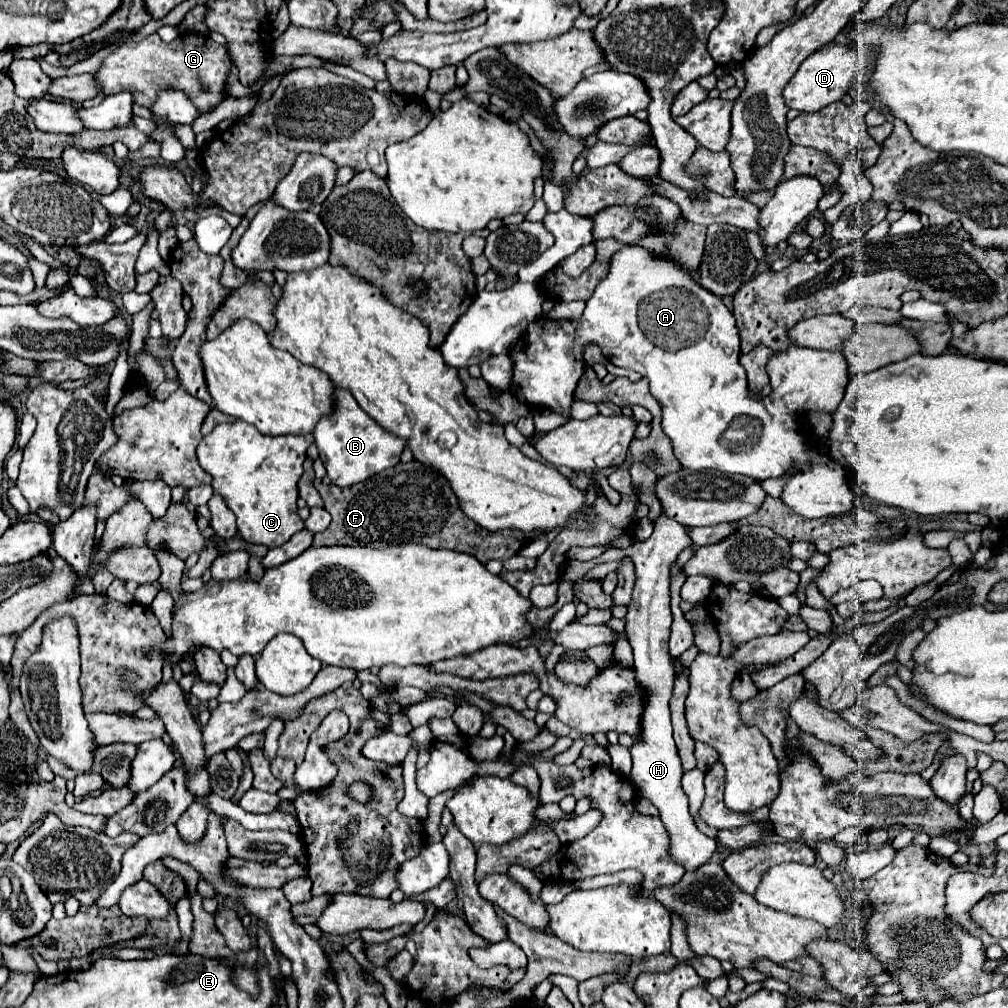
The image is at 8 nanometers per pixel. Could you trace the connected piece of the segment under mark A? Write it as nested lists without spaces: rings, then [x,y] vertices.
[[[624,246],[614,254],[610,274],[596,286],[580,320],[544,320],[542,326],[540,320],[536,320],[528,326],[526,334],[516,342],[516,350],[512,346],[508,352],[514,372],[510,386],[512,394],[522,402],[552,408],[568,418],[570,404],[574,402],[572,394],[584,373],[582,354],[588,344],[600,346],[602,354],[612,364],[630,368],[650,380],[652,396],[662,404],[662,430],[672,440],[674,456],[684,468],[696,472],[718,470],[722,474],[742,474],[752,480],[790,474],[782,490],[782,500],[804,518],[840,516],[854,508],[854,494],[846,484],[844,466],[834,462],[824,452],[822,444],[806,438],[800,422],[806,414],[820,412],[820,402],[824,402],[824,412],[834,412],[844,398],[844,386],[848,386],[850,374],[840,352],[798,346],[776,352],[766,364],[772,392],[768,396],[750,394],[746,372],[738,364],[740,336],[736,334],[732,312],[718,296],[696,284],[686,270],[680,270],[674,262],[656,258],[640,246]]]

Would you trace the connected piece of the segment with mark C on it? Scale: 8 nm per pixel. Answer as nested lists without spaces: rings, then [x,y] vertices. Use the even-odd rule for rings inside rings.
[[[236,420],[232,424],[218,424],[198,444],[198,464],[212,476],[210,486],[214,494],[222,496],[226,506],[236,514],[238,534],[246,542],[274,548],[282,546],[304,528],[296,506],[296,484],[302,476],[306,450],[312,442],[312,434],[266,436],[254,426]]]

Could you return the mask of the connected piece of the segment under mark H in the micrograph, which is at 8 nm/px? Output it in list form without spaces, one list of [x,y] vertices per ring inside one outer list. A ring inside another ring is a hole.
[[[660,516],[654,524],[652,536],[646,542],[636,542],[626,549],[607,548],[604,554],[588,562],[571,560],[564,566],[561,580],[575,582],[582,579],[597,564],[620,561],[623,557],[632,558],[636,566],[634,594],[628,604],[628,614],[624,620],[626,620],[626,640],[630,642],[632,652],[634,652],[636,680],[648,690],[648,700],[646,700],[644,718],[642,718],[642,740],[630,748],[632,762],[634,762],[630,780],[638,788],[640,796],[648,798],[660,810],[660,818],[672,838],[672,846],[670,846],[672,858],[684,864],[686,870],[696,870],[698,866],[702,866],[704,862],[712,858],[712,852],[716,850],[716,842],[696,828],[688,812],[688,796],[684,794],[682,784],[680,784],[682,764],[676,754],[672,724],[670,724],[670,714],[668,714],[668,698],[672,696],[672,686],[674,686],[674,666],[668,654],[668,638],[670,638],[670,624],[672,624],[670,590],[668,590],[670,564],[690,544],[692,540],[688,536],[686,526],[680,526],[678,522],[672,522]],[[630,616],[632,616],[632,640],[630,640]]]

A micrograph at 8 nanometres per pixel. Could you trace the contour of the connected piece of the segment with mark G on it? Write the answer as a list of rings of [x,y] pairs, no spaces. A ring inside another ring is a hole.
[[[150,34],[140,42],[124,42],[110,56],[104,58],[94,78],[102,94],[110,96],[120,90],[128,90],[136,104],[152,106],[152,98],[160,86],[180,86],[192,94],[192,102],[200,106],[202,112],[214,110],[224,100],[224,86],[230,72],[228,50],[222,44],[216,44],[212,38],[202,34],[186,34],[178,36],[170,44],[162,42],[158,34]],[[200,82],[208,82],[208,94],[200,90]]]

